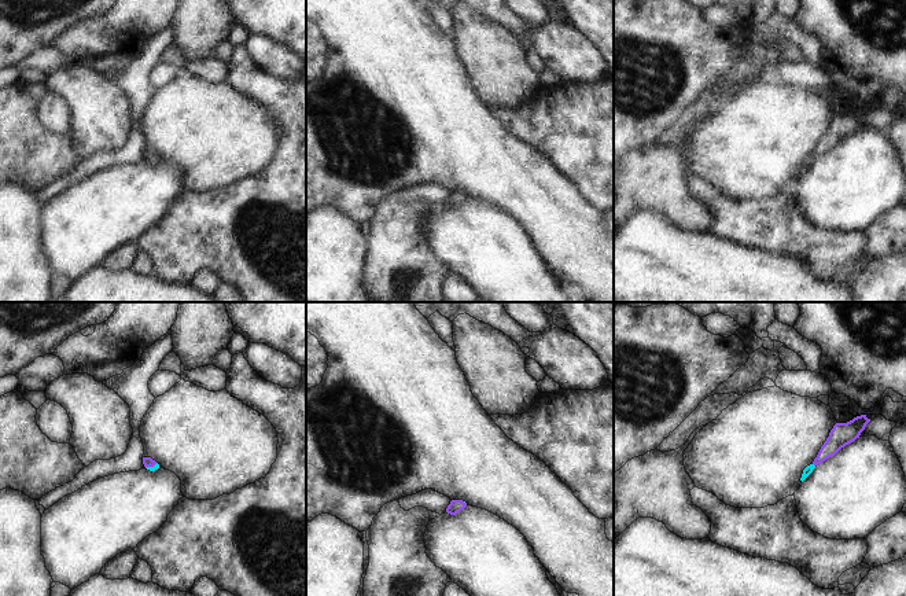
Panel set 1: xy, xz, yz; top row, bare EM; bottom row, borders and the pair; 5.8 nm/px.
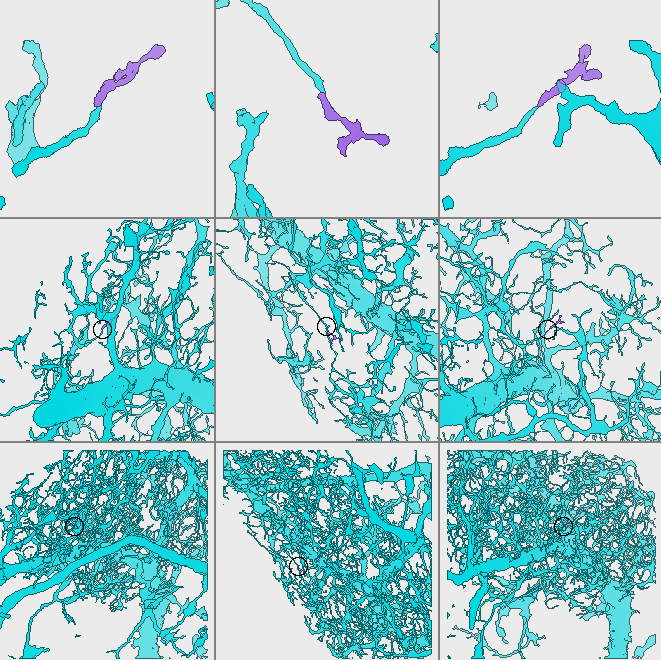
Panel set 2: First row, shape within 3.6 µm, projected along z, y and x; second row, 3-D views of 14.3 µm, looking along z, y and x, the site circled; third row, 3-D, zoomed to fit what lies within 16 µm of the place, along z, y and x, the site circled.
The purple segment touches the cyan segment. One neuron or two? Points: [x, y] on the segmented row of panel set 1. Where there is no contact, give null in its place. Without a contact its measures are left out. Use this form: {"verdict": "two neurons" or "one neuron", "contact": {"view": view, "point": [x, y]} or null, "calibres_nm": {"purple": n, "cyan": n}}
{"verdict": "one neuron", "contact": {"view": "xy", "point": [151, 466]}, "calibres_nm": {"purple": 60, "cyan": 30}}

